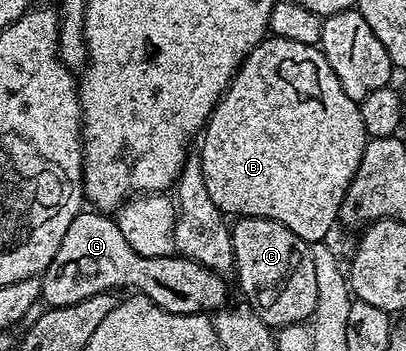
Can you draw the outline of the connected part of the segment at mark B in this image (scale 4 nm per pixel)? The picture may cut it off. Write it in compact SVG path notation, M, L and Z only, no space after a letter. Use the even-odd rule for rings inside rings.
M268 36L243 60L243 66L237 70L231 85L223 92L223 98L215 104L211 118L208 119L202 130L203 147L197 156L205 175L205 191L209 191L209 199L213 199L213 203L217 203L221 212L225 215L235 213L236 218L273 219L277 223L289 227L289 231L293 231L293 235L297 235L305 242L312 243L327 241L330 238L331 228L336 228L339 208L345 199L345 191L349 187L349 183L353 183L353 175L357 175L357 167L361 167L361 155L365 151L368 140L365 123L361 123L359 102L349 99L349 95L345 95L345 87L341 87L337 75L333 75L333 67L329 67L322 48L305 43L293 43L293 39Z

